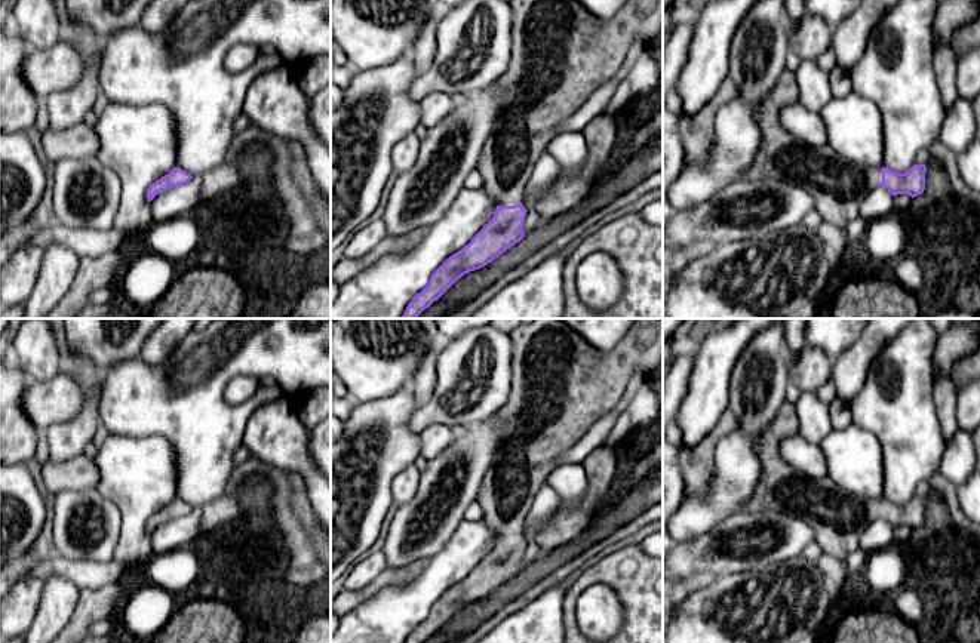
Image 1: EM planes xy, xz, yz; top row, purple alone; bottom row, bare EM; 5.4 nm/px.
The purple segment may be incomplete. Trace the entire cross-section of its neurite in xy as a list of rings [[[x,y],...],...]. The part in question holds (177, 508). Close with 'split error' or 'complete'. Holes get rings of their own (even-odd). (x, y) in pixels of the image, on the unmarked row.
[[[173,499],[168,507],[157,511],[150,517],[147,530],[151,533],[157,526],[168,523],[173,519],[187,516],[193,508],[179,499]]] | complete

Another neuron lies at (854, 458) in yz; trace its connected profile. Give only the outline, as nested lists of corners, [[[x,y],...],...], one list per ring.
[[[850,424],[844,430],[832,430],[818,446],[827,464],[827,479],[841,490],[884,499],[884,452],[875,434]]]

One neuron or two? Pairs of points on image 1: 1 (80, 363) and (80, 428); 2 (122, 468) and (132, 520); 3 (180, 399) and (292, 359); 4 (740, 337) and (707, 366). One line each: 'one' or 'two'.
1: one
2: one
3: one
4: one

